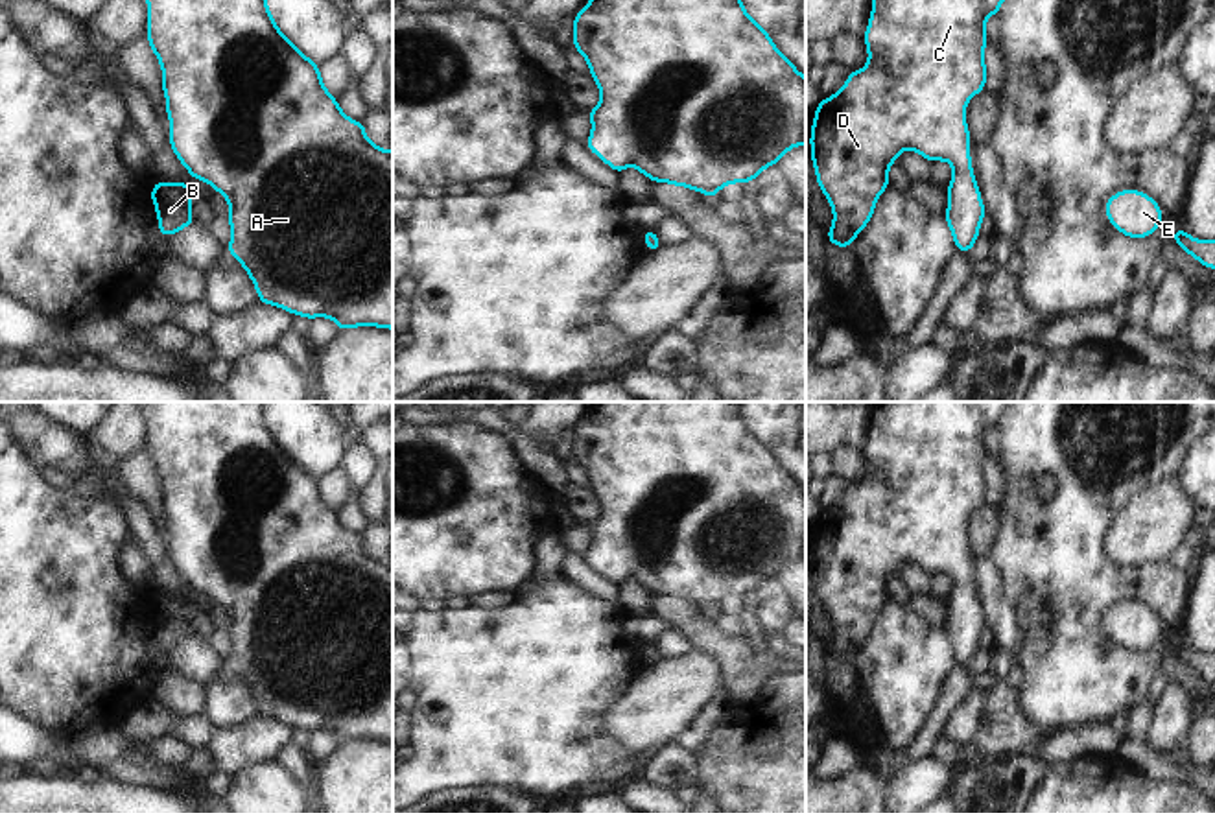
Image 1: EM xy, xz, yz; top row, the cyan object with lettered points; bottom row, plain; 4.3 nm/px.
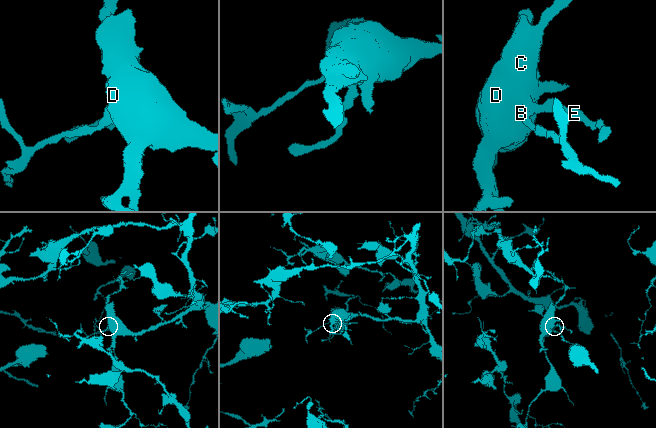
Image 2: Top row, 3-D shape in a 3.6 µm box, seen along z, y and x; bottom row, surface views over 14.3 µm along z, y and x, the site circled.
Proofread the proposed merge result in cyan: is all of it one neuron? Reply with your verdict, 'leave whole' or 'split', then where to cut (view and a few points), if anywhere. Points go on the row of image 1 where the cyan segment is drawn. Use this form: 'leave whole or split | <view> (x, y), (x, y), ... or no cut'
leave whole | no cut

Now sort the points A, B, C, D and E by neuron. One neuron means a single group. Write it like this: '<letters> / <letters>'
A B C D E

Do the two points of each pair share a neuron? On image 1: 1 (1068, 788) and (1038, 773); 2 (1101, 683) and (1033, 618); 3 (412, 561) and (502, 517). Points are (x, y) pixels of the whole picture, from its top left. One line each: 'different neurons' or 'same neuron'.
1: different neurons
2: same neuron
3: same neuron

